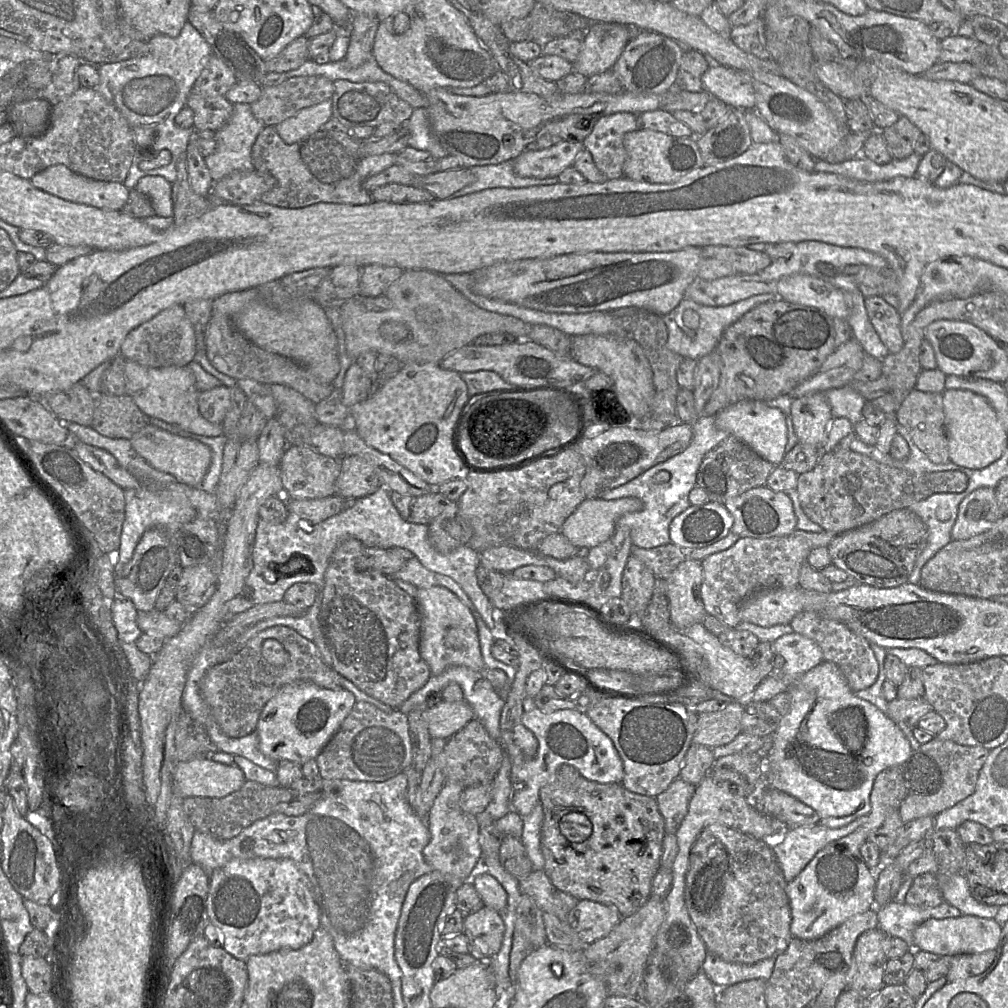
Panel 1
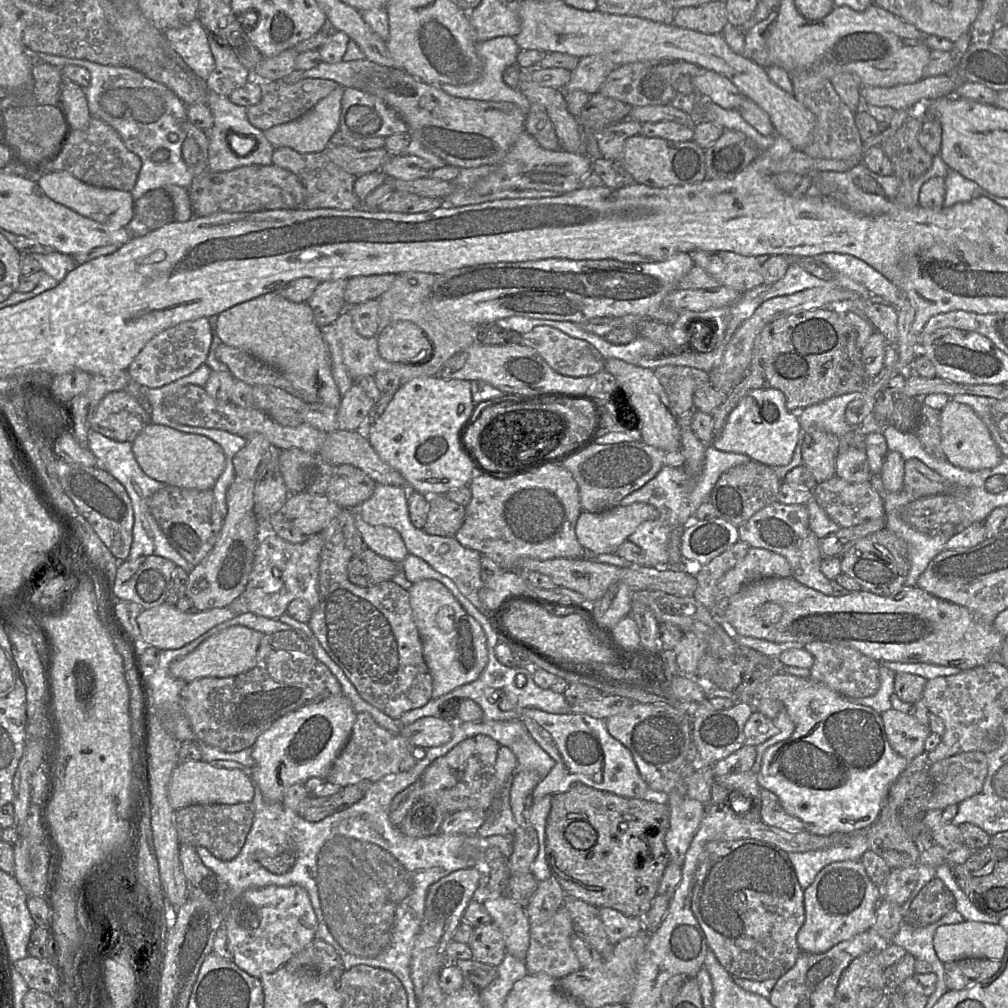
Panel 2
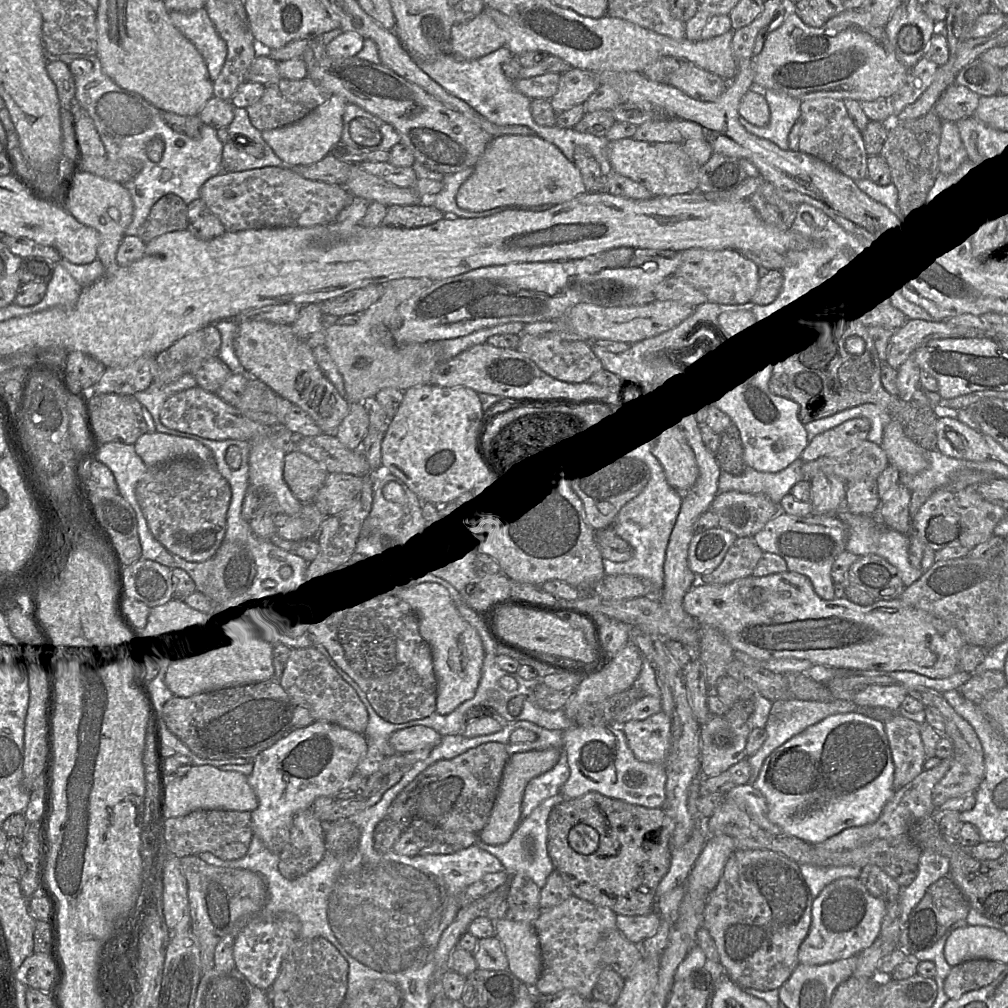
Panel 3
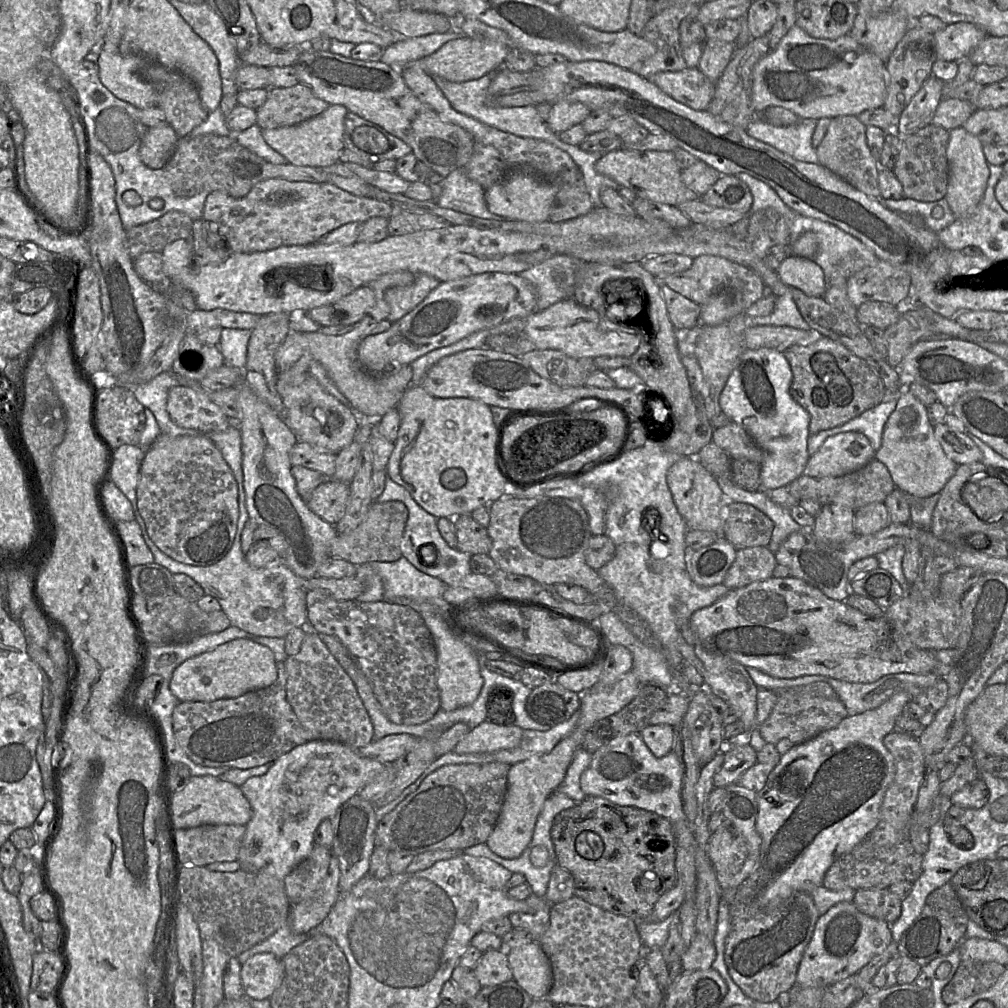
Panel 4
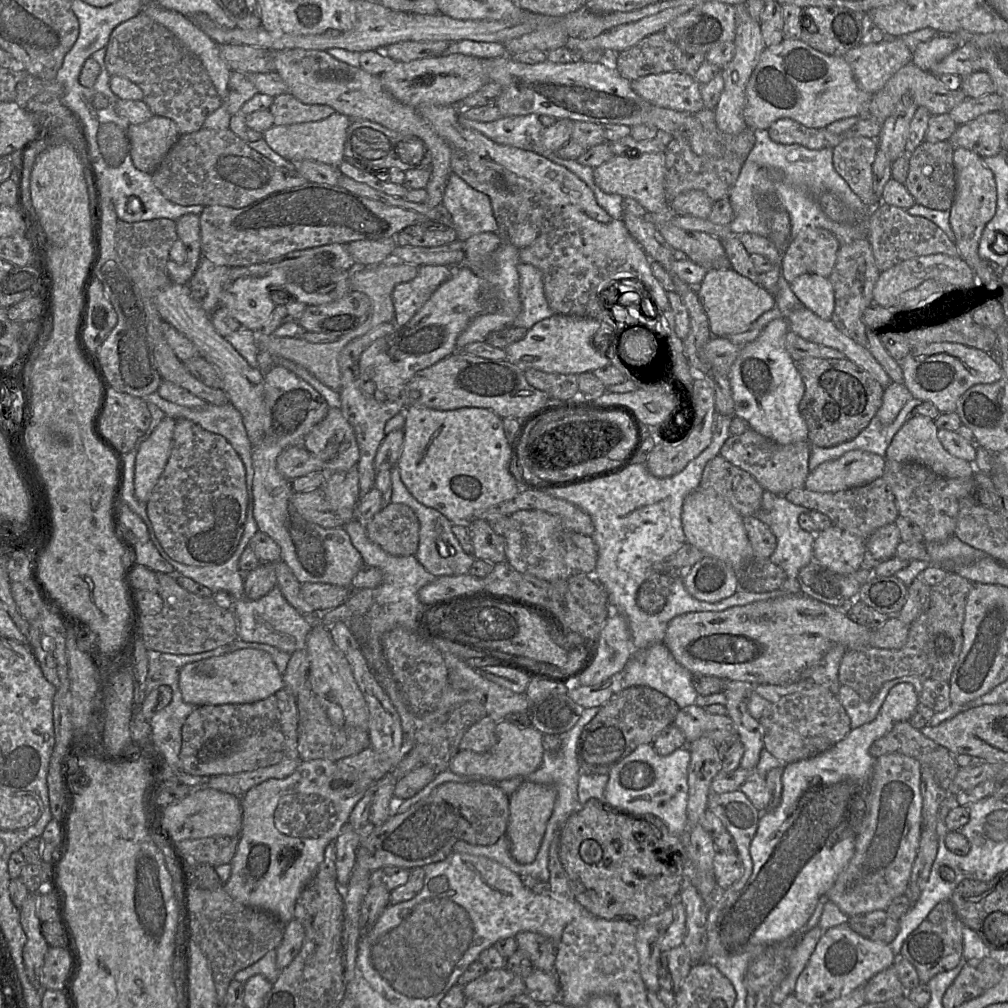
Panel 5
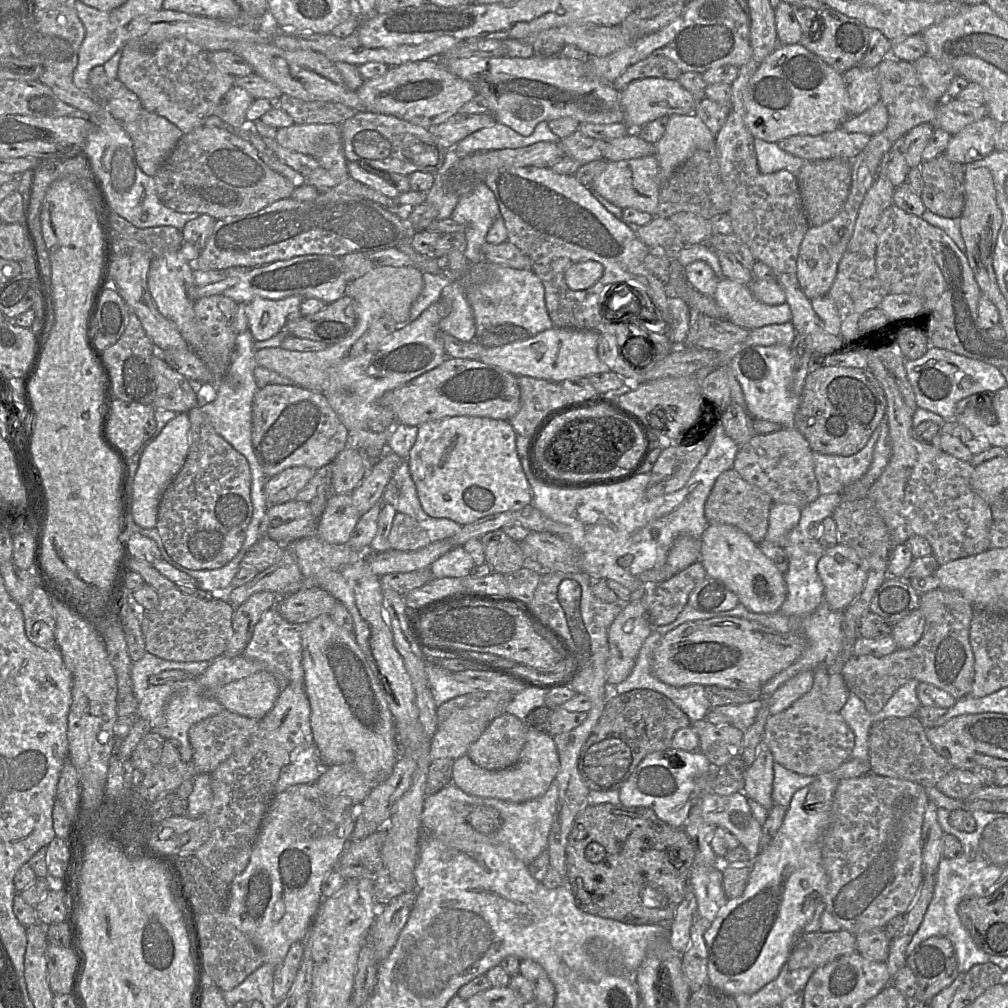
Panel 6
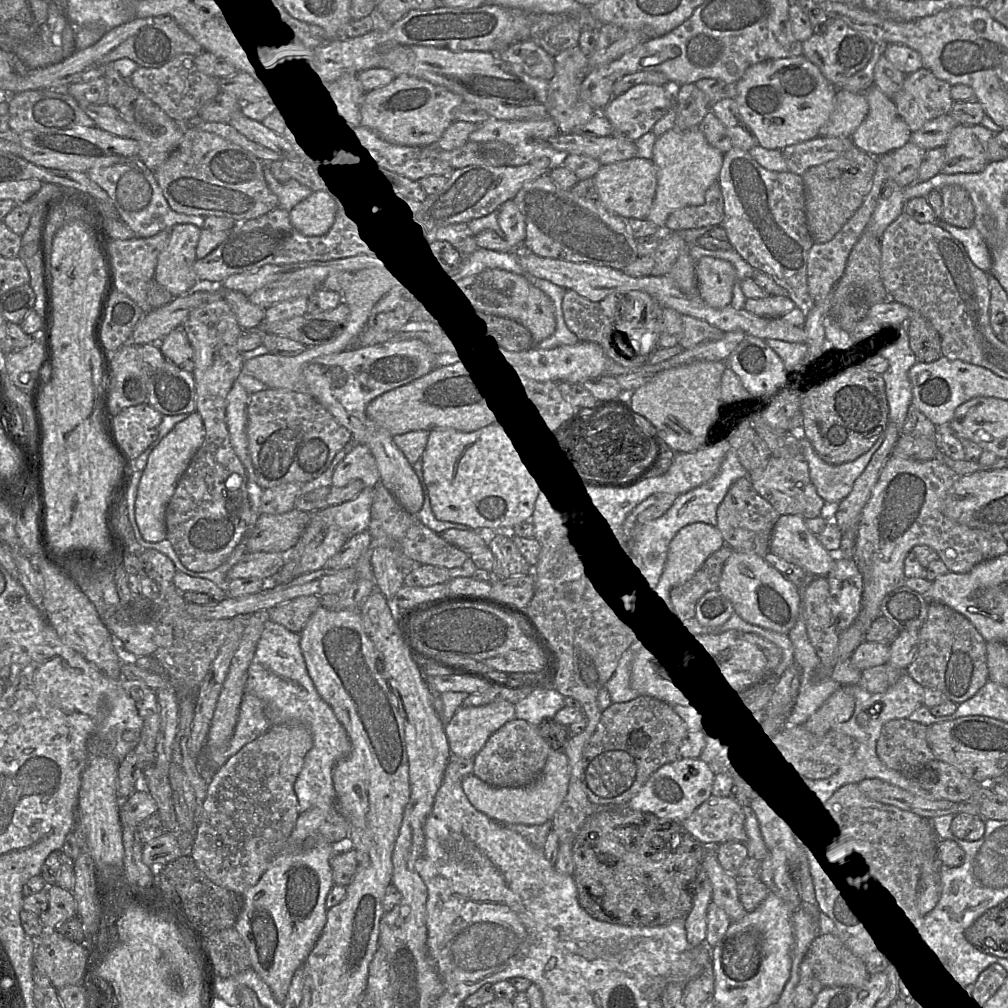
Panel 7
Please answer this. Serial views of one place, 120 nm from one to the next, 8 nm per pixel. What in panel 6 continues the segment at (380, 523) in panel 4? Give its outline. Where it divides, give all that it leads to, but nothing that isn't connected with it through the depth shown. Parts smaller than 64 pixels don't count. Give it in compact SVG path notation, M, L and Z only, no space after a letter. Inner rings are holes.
M403 512L395 514L388 541L392 549L400 551L418 550L431 543L427 531Z

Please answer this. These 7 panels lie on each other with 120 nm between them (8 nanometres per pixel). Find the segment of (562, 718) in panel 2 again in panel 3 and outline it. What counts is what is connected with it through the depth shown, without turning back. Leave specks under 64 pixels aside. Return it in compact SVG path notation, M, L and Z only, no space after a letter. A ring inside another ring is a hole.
M573 724L562 731L561 751L565 753L570 770L560 795L574 799L588 792L598 792L609 798L622 800L646 808L662 808L665 801L667 774L664 763L646 763L638 760L629 748L622 725L582 727Z

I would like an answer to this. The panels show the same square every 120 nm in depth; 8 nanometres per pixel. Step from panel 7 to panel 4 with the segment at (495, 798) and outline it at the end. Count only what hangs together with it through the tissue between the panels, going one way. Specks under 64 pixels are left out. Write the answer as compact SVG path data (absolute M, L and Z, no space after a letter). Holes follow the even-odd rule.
M485 721L465 735L454 748L457 754L486 753L509 750L520 745L523 729Z

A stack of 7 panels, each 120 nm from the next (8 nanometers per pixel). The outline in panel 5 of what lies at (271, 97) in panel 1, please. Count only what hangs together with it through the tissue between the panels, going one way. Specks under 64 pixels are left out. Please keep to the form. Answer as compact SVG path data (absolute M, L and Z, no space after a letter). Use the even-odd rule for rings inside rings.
M289 92L274 97L269 111L275 126L320 121L336 112L328 105L304 104Z

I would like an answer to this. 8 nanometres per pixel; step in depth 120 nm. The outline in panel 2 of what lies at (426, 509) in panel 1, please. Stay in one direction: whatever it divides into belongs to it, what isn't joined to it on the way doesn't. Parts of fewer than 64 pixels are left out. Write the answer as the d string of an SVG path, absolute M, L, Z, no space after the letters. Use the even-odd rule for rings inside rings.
M446 495L428 498L429 509L423 530L431 535L454 537L465 519L465 507L451 501Z

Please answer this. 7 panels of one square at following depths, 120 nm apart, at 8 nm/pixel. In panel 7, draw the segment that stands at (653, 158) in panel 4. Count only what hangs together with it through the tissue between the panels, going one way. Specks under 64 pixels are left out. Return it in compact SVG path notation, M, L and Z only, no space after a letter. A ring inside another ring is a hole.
M639 158L601 166L594 177L595 198L611 213L623 219L647 219L655 198L657 178L652 160Z

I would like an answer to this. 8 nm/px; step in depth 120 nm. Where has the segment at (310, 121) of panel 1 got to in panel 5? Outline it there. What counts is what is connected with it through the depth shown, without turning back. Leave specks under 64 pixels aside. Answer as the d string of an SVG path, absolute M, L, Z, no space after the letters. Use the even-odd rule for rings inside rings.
M335 112L326 119L296 123L291 125L273 126L263 132L263 139L276 153L291 162L313 160L338 167L343 158L349 117Z

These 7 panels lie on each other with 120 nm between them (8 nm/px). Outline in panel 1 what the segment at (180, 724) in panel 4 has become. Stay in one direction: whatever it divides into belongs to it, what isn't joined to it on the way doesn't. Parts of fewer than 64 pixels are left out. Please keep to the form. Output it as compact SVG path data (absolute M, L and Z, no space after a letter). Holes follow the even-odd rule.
M276 626L259 632L228 660L211 667L201 680L200 693L221 731L228 737L241 738L256 731L263 707L281 687L296 682L310 682L326 689L342 689L340 677L339 673L323 662L312 641L291 628Z

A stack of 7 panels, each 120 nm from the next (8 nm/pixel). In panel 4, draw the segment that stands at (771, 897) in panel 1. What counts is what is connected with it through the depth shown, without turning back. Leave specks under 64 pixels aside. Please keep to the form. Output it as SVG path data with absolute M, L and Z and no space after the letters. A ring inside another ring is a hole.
M742 885L728 908L730 932L725 942L724 959L730 977L755 1001L777 1000L796 984L798 967L820 916L812 895L797 892L775 906L764 907L746 896Z

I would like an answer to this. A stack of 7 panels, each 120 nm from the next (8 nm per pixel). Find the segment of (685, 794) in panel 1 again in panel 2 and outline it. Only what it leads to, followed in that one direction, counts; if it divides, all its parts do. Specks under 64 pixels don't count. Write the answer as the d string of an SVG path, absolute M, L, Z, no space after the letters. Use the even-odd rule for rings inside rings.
M676 789L668 793L666 803L670 811L670 824L665 835L665 845L670 860L682 867L687 850L705 814L706 805L680 794Z

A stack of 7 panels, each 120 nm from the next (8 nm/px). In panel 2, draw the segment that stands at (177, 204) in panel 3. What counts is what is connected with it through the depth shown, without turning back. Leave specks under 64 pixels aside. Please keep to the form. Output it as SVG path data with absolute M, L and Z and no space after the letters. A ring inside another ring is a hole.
M164 189L148 191L134 202L136 215L151 232L176 222L173 201Z

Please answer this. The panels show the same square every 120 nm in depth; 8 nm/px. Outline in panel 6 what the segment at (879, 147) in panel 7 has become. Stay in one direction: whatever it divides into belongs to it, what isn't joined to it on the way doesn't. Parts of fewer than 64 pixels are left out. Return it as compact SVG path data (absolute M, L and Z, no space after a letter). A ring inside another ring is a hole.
M878 100L865 112L859 115L850 116L839 128L847 133L865 133L868 136L872 136L884 130L887 123L887 108Z

